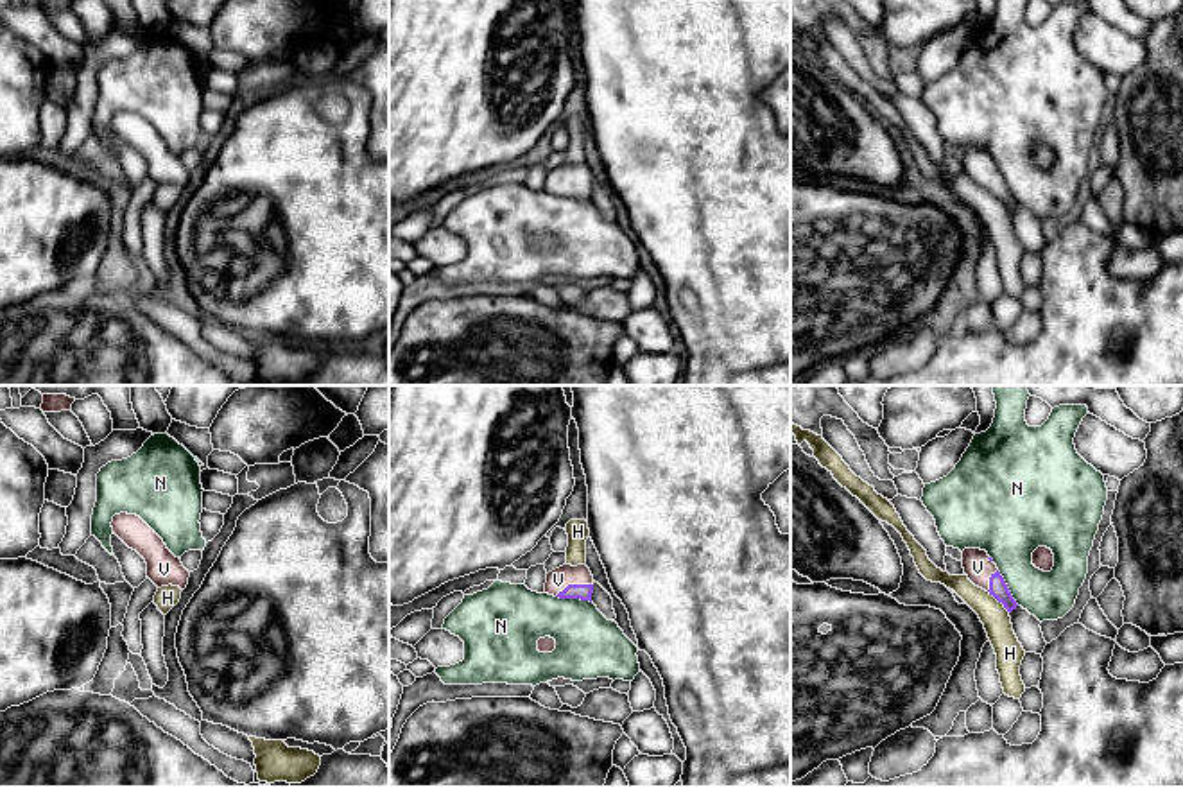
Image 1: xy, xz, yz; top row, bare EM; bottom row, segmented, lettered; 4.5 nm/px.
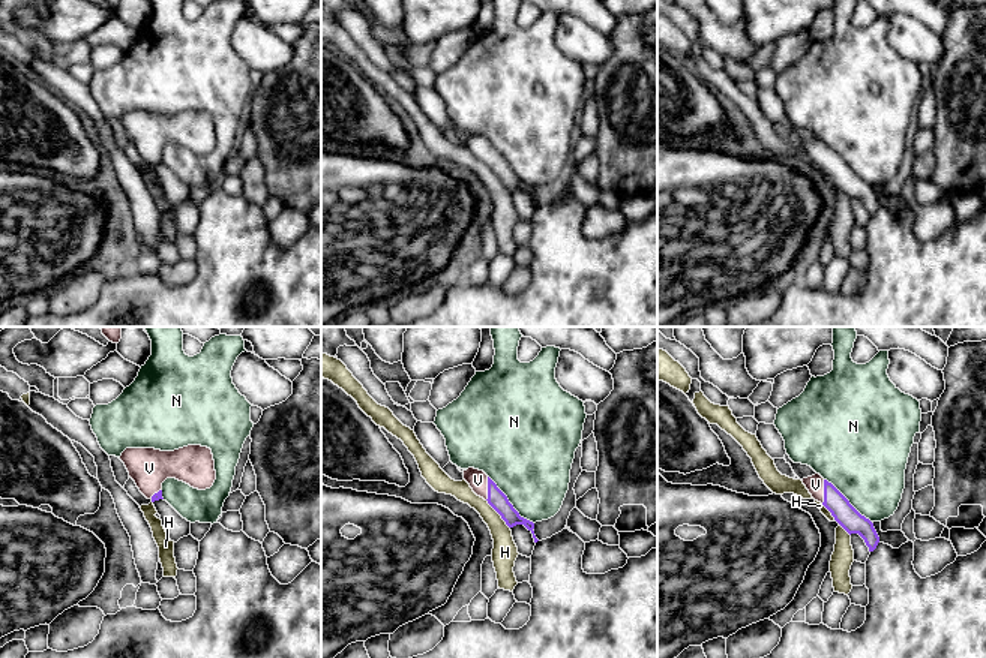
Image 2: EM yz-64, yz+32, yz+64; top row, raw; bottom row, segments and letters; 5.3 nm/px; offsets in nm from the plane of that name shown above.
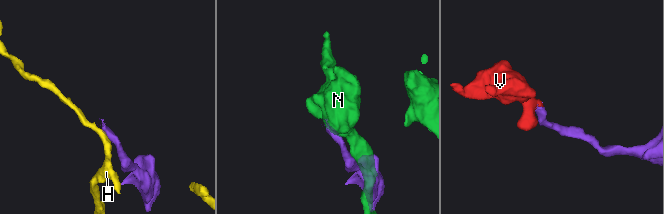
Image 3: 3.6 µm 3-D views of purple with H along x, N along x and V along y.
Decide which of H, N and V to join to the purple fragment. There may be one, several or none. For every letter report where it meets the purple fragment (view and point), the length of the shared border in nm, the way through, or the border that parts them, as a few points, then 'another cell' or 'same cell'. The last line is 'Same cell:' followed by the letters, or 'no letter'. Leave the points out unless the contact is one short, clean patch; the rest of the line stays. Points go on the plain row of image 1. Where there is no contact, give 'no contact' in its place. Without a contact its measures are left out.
H: meets purple in yz at (999, 199); contact 140 nm long; another cell
N: meets purple in xz at (574, 196); contact 160 nm long; another cell
V: meets purple in xz at (572, 183); contact 190 nm long; runs through xz (583, 190), (572, 183), (558, 178); same cell
Same cell: V

